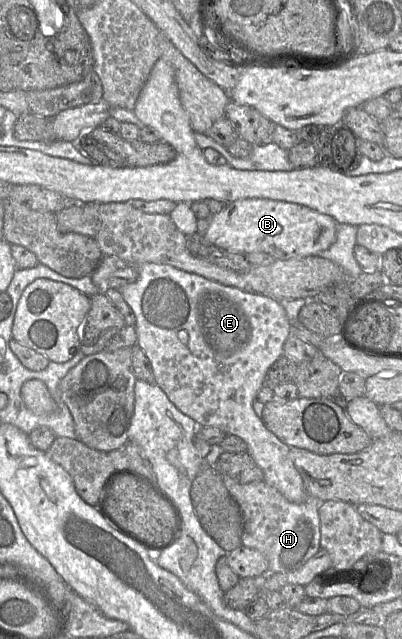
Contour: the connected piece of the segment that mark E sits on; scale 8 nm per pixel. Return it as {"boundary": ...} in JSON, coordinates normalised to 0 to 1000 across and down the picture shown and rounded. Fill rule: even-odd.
{"boundary":[[[353,412],[338,415],[343,435],[336,441],[294,452],[313,474],[336,493],[336,518],[341,526],[338,540],[346,541],[373,565],[383,601],[396,604],[418,624],[460,649],[478,654],[493,668],[537,668],[562,679],[597,684],[614,695],[614,709],[652,736],[657,753],[697,770],[716,784],[749,789],[769,781],[754,750],[734,732],[719,710],[721,700],[704,693],[687,681],[669,674],[649,653],[639,651],[629,638],[629,629],[654,604],[654,596],[669,574],[701,556],[706,538],[726,523],[726,510],[699,471],[664,462],[632,459],[590,449],[557,446],[505,432],[473,427],[418,413]]]}

